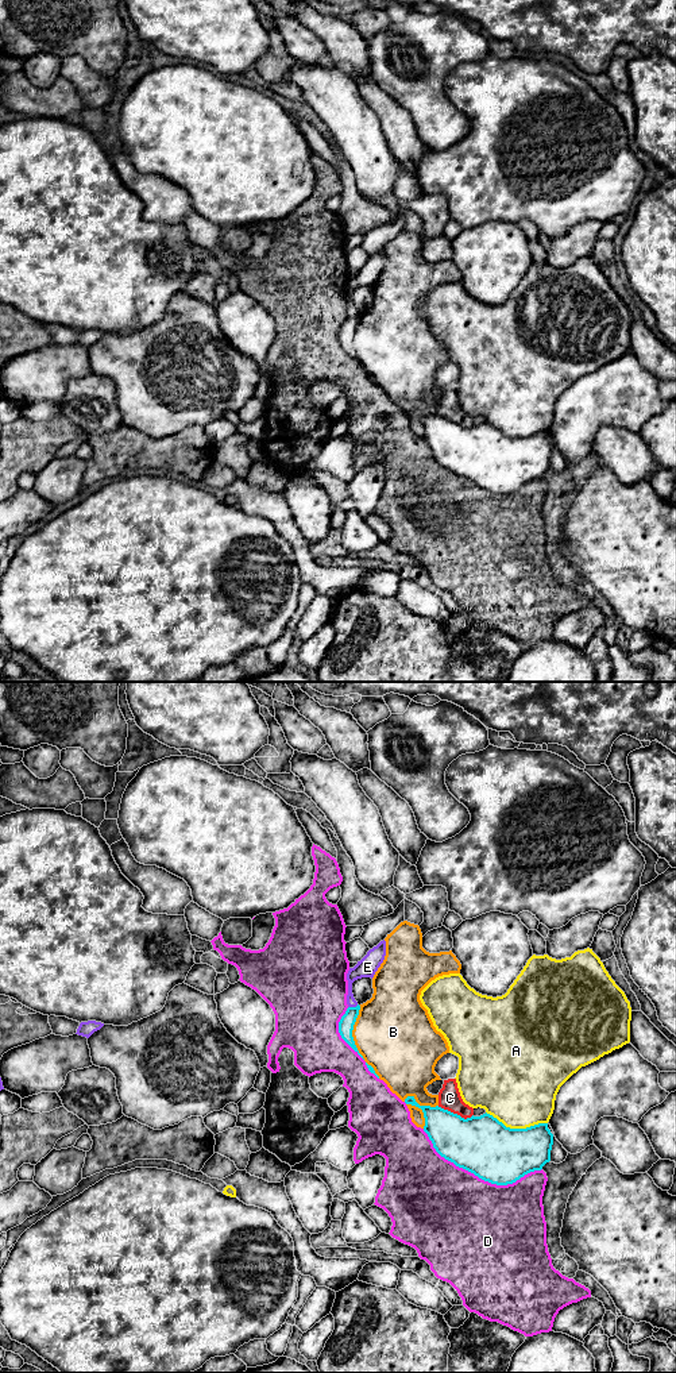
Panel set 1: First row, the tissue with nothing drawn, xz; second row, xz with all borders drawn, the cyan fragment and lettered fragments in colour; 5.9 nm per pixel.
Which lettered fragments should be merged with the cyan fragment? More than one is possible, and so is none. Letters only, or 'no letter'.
no letter

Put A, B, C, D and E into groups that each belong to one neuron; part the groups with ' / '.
A / B / C / D / E

